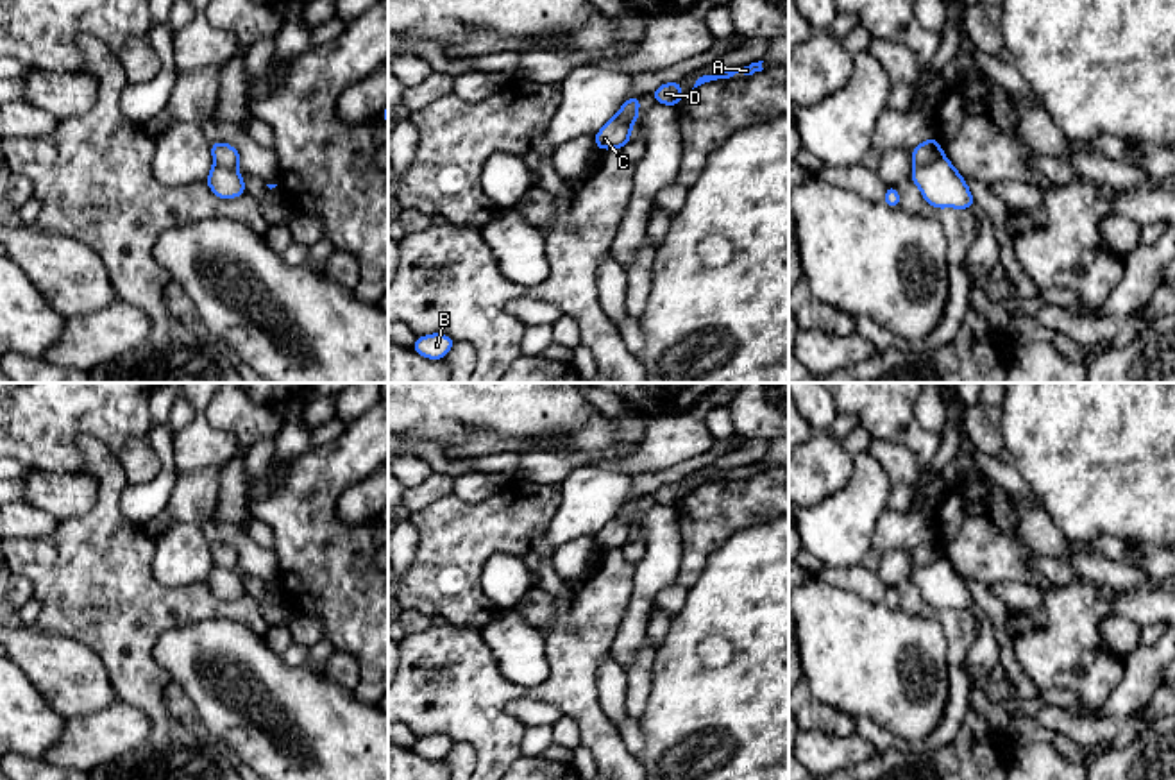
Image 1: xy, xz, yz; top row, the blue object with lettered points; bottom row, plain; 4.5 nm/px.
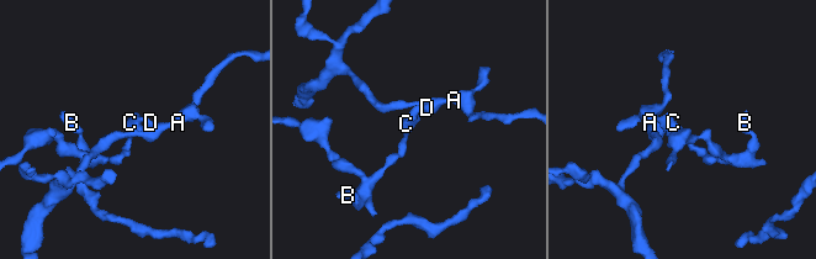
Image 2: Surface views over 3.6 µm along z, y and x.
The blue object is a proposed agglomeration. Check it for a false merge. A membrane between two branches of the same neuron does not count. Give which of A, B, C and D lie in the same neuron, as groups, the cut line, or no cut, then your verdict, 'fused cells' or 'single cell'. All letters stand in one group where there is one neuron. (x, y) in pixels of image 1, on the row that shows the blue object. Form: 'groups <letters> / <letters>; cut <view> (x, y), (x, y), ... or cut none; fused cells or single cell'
groups A D / B C; cut yz (941, 152), (932, 161), (916, 167); fused cells

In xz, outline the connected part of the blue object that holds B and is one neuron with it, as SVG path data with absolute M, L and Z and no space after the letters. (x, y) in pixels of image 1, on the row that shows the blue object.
M440 333L418 336L413 343L413 351L429 360L442 360L456 342Z

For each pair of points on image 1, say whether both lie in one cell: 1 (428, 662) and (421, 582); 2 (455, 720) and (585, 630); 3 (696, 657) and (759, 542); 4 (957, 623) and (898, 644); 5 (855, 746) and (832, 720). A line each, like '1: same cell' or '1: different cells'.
1: different cells
2: same cell
3: same cell
4: different cells
5: different cells

